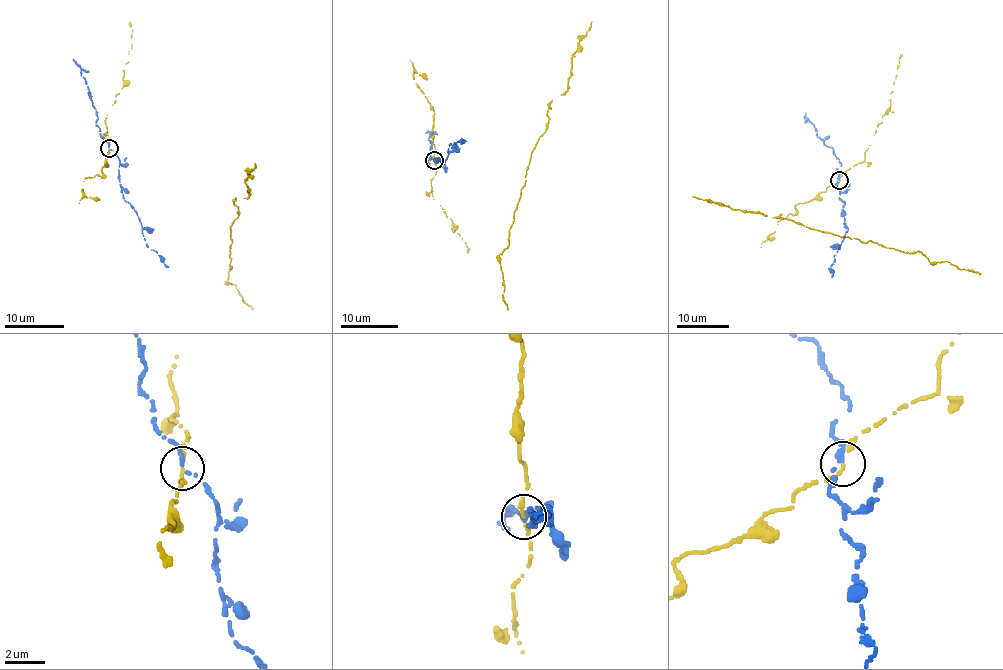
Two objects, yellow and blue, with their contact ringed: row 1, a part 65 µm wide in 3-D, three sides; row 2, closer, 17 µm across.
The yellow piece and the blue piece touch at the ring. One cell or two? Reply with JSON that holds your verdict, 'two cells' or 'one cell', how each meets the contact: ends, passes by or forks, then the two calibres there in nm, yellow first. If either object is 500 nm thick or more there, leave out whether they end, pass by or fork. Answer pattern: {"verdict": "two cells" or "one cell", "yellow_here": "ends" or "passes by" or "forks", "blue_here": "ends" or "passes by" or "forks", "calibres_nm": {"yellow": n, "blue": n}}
{"verdict": "two cells", "yellow_here": "ends", "blue_here": "passes by", "calibres_nm": {"yellow": 240, "blue": 200}}

